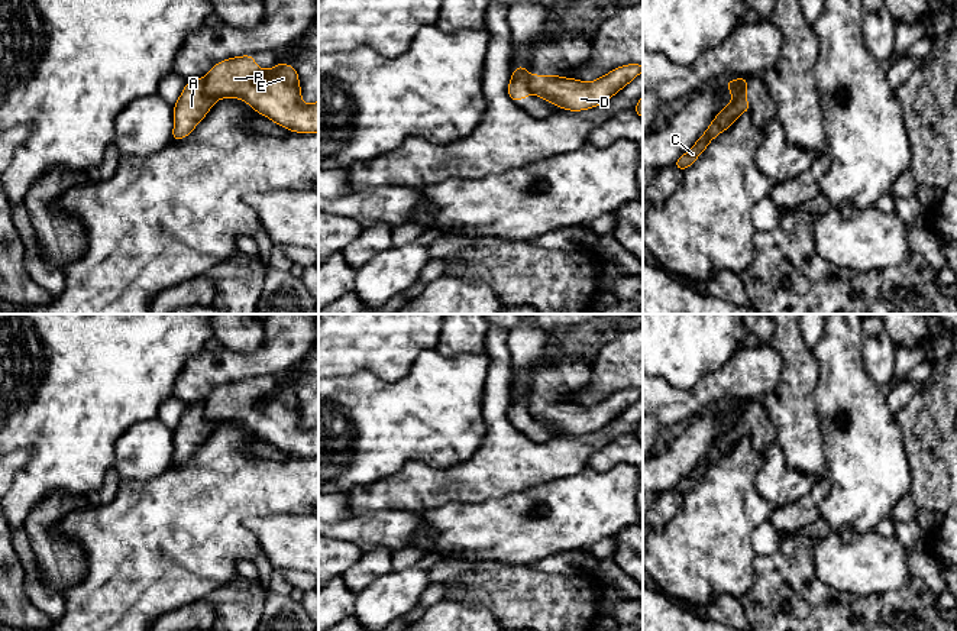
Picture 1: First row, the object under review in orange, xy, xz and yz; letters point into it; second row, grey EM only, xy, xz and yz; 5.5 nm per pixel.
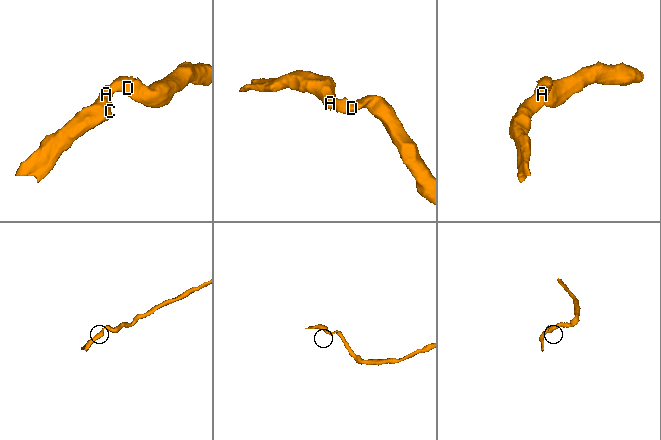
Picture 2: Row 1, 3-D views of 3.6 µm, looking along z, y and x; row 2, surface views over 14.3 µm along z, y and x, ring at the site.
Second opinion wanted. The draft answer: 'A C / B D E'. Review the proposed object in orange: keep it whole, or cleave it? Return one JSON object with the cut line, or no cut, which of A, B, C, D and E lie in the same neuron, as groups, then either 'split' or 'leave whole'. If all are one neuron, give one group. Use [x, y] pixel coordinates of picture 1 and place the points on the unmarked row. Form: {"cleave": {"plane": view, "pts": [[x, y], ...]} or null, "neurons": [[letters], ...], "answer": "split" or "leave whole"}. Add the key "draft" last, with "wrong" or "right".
{"cleave": {"plane": "yz", "pts": [[743, 401], [739, 404], [736, 416], [727, 411]]}, "neurons": [["A", "C"], ["B", "D", "E"]], "answer": "split", "draft": "right"}

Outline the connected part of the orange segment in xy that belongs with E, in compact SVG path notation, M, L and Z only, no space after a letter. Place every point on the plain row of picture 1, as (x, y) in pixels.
M243 379L216 388L204 404L206 418L216 425L239 423L290 456L319 457L319 425L303 427L294 389L261 394L252 379Z

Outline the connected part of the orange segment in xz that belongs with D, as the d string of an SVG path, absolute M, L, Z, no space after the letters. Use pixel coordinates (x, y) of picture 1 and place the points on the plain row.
M628 388L617 391L591 407L575 402L550 399L530 399L528 411L540 423L559 430L562 434L581 436L599 430L611 423L643 395L643 389Z

